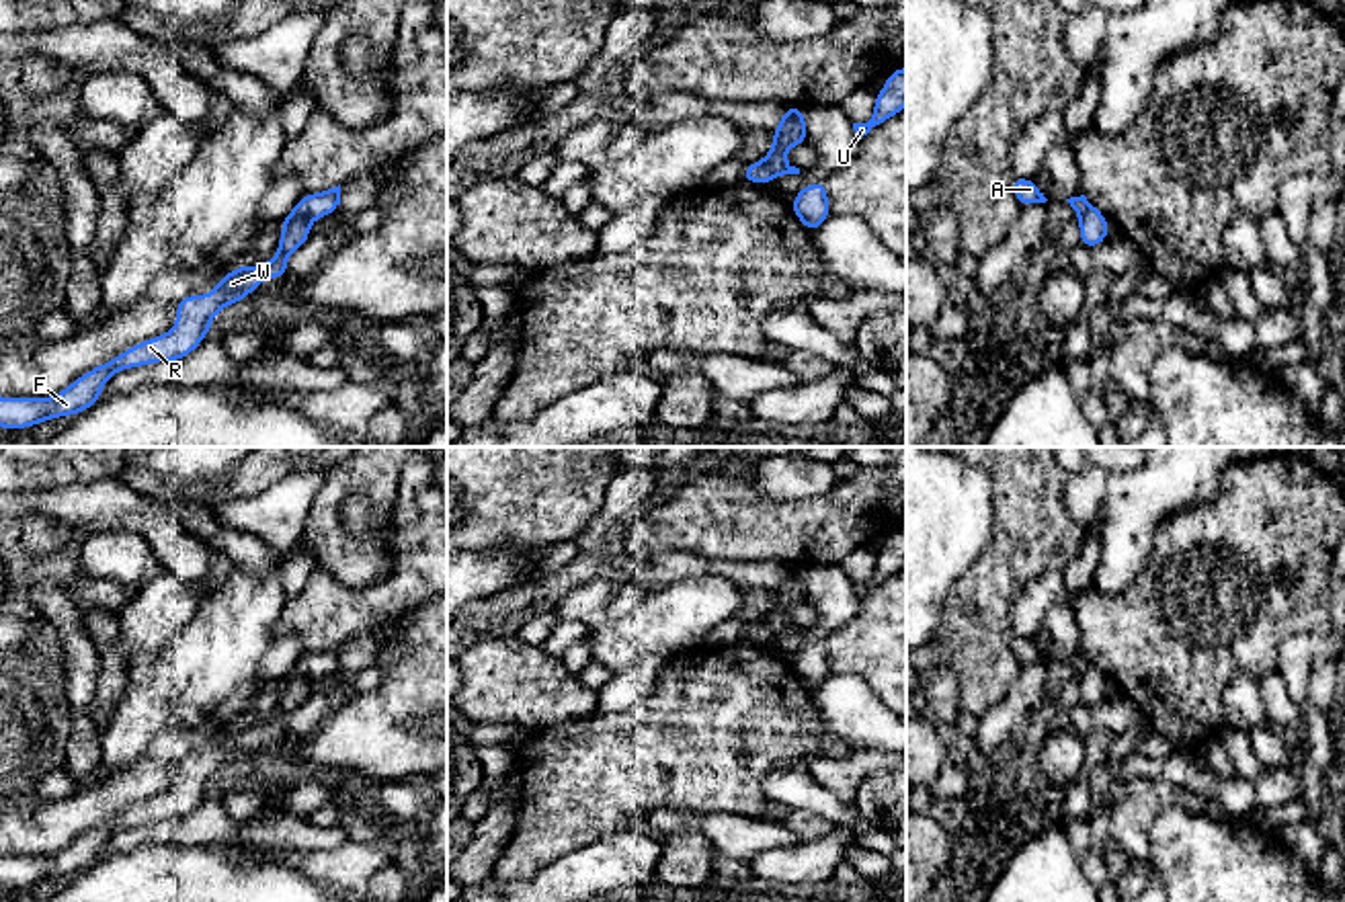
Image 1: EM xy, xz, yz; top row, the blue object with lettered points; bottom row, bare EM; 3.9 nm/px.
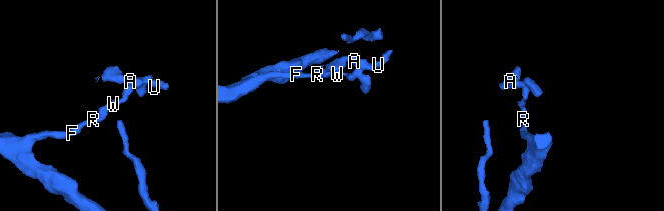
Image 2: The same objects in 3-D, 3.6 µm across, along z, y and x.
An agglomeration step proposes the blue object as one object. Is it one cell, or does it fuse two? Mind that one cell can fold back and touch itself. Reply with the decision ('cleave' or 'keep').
cleave

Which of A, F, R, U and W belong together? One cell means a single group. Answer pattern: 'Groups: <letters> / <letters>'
Groups: A U / F R W

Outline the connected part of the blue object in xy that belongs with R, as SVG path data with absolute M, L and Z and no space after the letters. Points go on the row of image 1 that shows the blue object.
M293 209L283 217L279 248L269 262L260 262L254 273L242 264L223 275L207 295L187 295L176 303L176 324L170 332L129 346L115 359L80 375L53 398L4 398L0 396L0 426L27 428L57 416L76 416L100 400L100 392L111 375L123 369L152 365L160 361L180 361L191 355L209 334L213 316L236 301L246 301L262 281L289 273L287 258L310 240L312 217Z

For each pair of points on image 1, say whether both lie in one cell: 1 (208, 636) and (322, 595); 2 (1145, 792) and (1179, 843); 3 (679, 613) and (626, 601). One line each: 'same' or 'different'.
1: different
2: different
3: different

